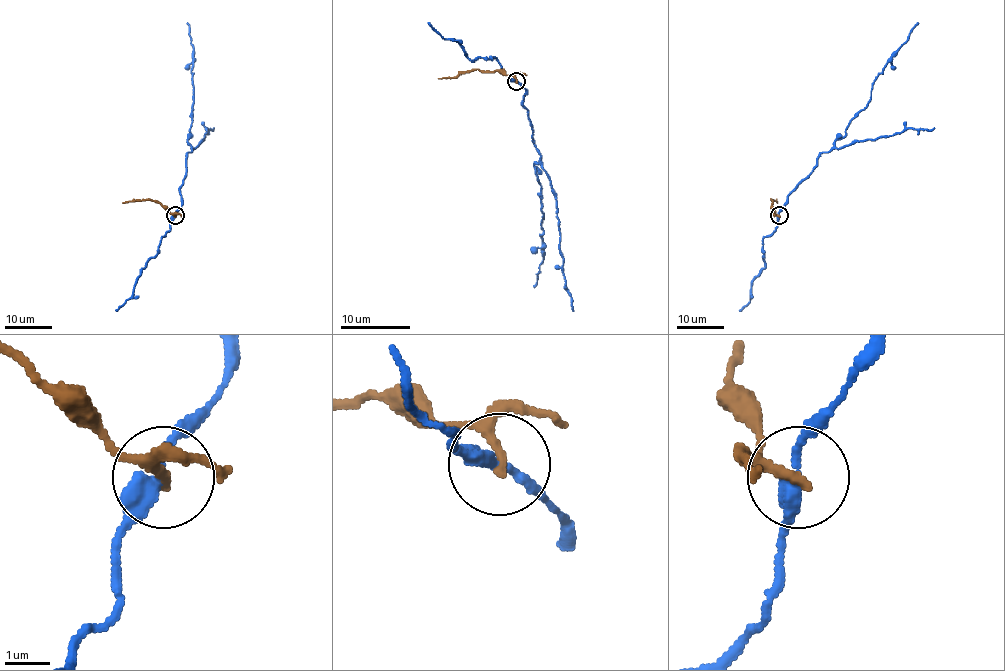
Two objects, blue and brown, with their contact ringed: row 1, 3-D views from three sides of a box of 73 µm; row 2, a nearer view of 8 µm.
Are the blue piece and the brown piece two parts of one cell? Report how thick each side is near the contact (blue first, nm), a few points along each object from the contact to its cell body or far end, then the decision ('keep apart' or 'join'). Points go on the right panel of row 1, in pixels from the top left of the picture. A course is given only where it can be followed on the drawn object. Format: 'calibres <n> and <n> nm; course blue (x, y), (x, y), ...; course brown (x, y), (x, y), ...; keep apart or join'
calibres 320 and 160 nm; course blue (779, 215), (817, 157), (845, 135), (888, 59), (918, 23); course brown (779, 215), (774, 213), (771, 200), (777, 202); keep apart

